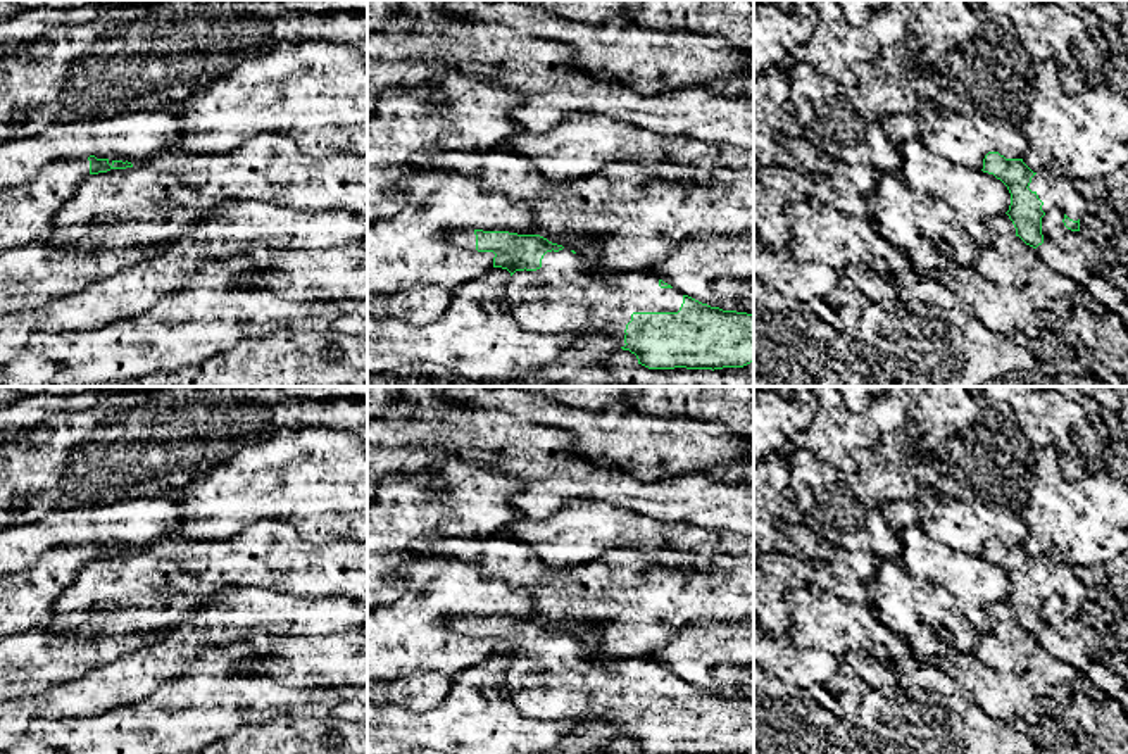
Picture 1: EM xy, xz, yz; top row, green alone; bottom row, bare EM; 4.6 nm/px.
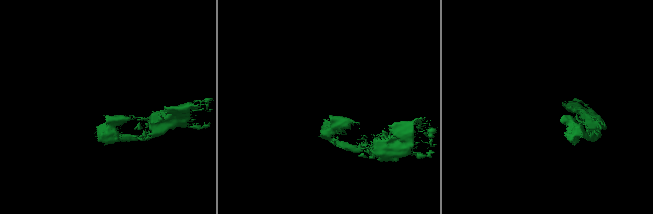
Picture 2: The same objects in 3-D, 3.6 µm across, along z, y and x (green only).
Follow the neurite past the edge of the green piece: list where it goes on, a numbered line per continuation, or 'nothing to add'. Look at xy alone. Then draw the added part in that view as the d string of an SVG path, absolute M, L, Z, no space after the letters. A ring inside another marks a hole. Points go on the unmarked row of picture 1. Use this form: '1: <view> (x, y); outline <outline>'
1: xy (26, 597); outline M88 545L55 547L31 566L0 575L0 638L50 621L53 602L90 562Z

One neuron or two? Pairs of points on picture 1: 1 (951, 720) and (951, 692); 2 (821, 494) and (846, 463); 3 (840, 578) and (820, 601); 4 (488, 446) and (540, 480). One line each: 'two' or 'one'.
1: one
2: two
3: two
4: one

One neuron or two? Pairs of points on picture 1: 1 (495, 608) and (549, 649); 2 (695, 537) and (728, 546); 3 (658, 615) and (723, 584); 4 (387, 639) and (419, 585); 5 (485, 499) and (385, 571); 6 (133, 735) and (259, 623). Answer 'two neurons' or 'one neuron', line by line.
1: two neurons
2: one neuron
3: one neuron
4: one neuron
5: one neuron
6: two neurons

